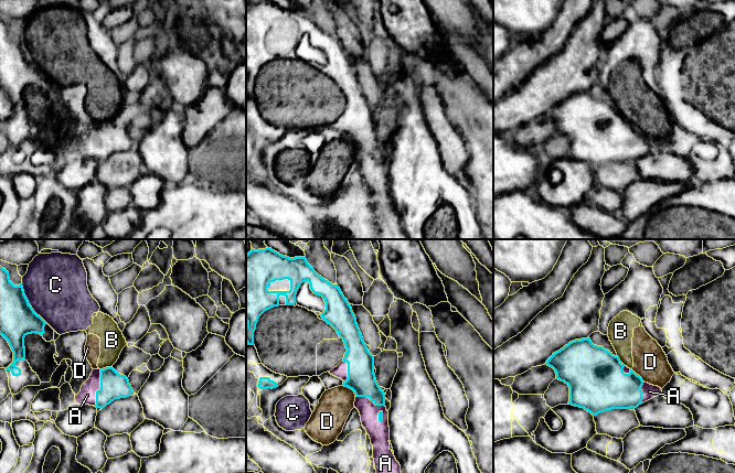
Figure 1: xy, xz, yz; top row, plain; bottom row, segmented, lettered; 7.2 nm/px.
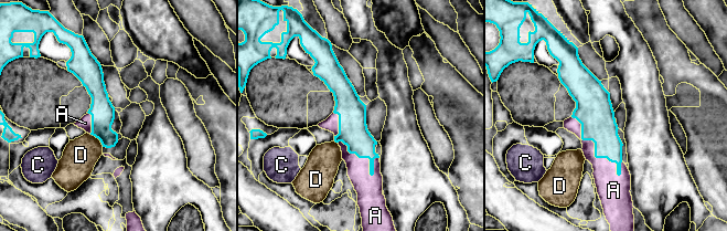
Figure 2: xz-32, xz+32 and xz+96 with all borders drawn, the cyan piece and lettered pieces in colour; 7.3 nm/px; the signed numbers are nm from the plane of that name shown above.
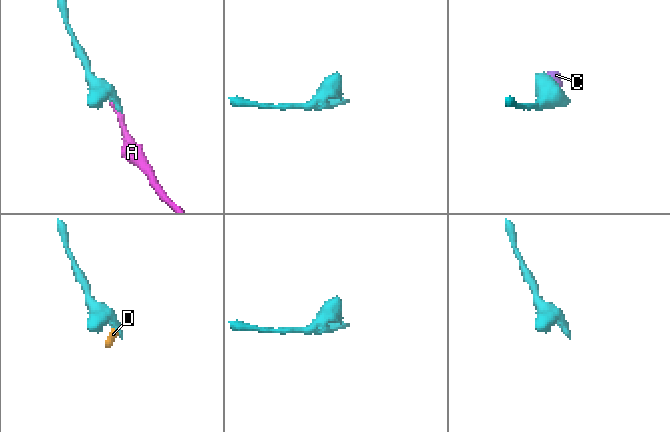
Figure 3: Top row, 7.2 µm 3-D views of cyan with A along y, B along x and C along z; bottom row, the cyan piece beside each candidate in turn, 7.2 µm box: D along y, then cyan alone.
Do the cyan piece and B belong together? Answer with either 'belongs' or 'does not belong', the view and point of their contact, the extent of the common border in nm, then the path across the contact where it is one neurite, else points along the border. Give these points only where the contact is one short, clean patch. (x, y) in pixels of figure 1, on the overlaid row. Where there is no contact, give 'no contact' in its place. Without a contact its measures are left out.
does not belong; contact xy (106, 367); length 90 nm; border xy (112, 366), (100, 369)

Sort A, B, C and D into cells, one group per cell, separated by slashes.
A / B C D

